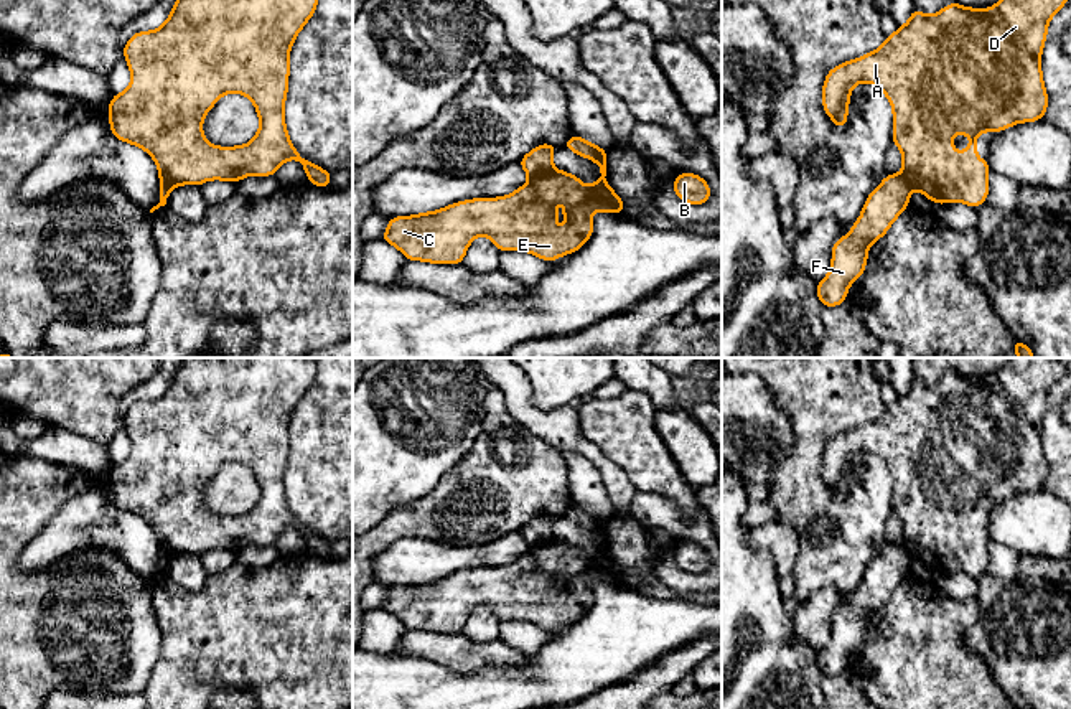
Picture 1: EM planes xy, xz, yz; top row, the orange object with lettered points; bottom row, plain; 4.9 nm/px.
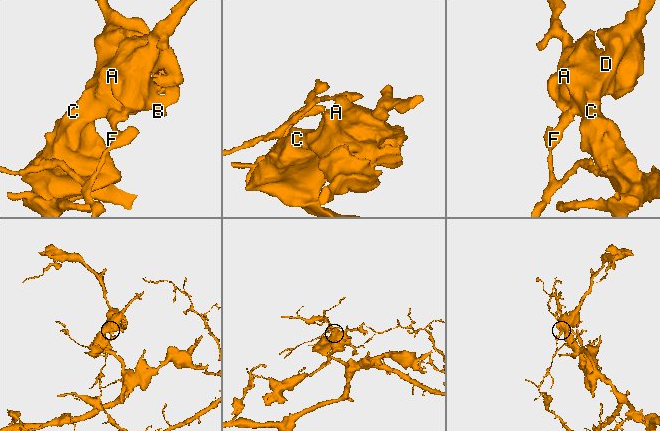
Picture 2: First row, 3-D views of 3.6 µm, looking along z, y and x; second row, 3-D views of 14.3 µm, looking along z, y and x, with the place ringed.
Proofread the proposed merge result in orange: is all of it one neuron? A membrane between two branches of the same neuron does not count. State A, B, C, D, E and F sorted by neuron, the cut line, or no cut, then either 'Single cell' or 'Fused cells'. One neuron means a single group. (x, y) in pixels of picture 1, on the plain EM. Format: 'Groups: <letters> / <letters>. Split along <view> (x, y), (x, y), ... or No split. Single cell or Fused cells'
Groups: A B C D E / F. Split along xz (552, 538), (531, 548). Fused cells

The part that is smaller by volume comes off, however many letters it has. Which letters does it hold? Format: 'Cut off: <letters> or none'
Cut off: F

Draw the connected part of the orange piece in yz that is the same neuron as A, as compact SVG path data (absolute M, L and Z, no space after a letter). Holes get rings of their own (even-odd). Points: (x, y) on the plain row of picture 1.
M1010 358L990 379L966 378L947 373L933 386L914 378L910 391L886 406L883 414L862 427L842 432L827 442L822 457L822 477L839 498L847 495L850 460L858 452L878 455L893 477L893 513L903 523L903 542L913 557L933 572L966 572L972 577L985 572L989 564L989 531L977 528L977 503L1000 501L1018 491L1043 488L1048 463L1043 455L1040 425L1046 411L1048 392L1066 373L1071 358ZM954 503L970 506L966 521L957 523L951 513Z

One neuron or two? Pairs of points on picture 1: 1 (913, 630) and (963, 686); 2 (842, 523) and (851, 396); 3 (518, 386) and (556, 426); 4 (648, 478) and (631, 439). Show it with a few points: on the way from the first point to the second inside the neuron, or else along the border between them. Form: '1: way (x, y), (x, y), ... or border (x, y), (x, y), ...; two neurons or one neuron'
1: way (921, 643), (949, 673); one neuron
2: way (811, 492), (809, 439), (819, 427); one neuron
3: way (518, 399), (542, 422); one neuron
4: way (648, 469), (638, 449); one neuron

